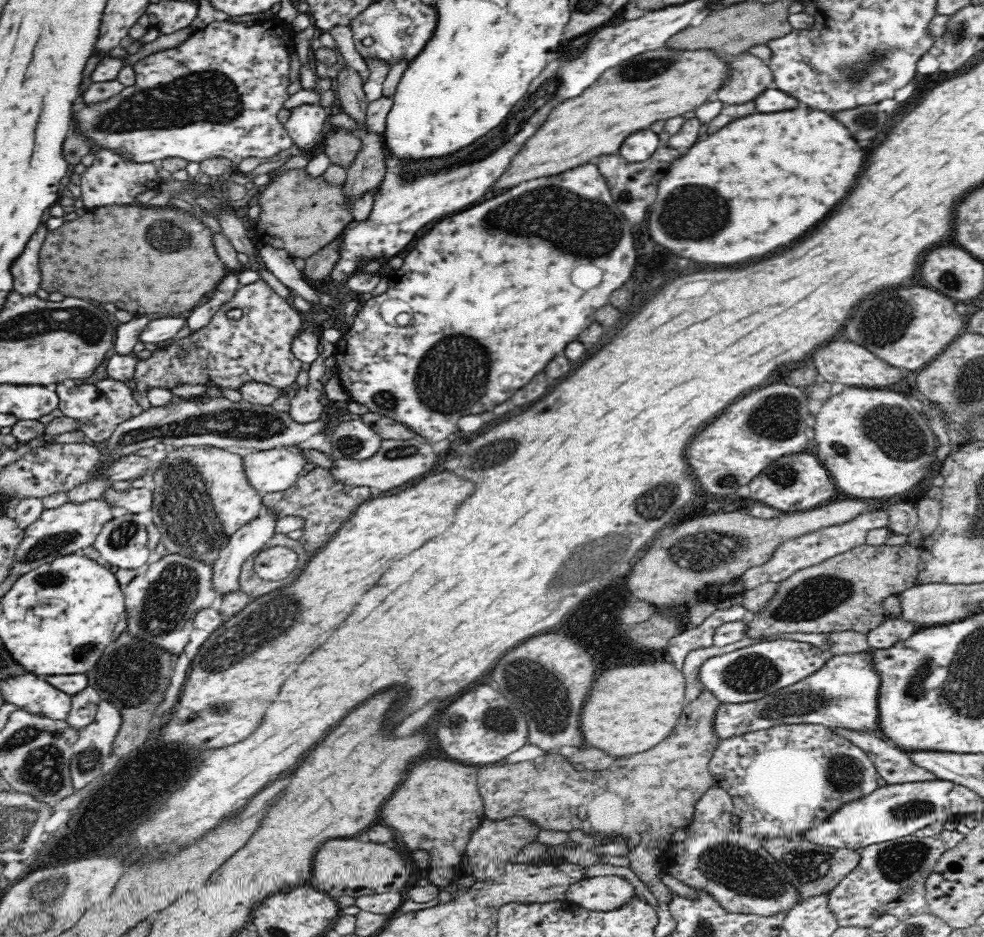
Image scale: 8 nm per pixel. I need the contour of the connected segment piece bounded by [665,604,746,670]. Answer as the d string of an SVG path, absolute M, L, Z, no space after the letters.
M742 605L722 608L722 610L711 609L708 618L702 624L693 628L682 630L667 642L665 650L670 654L670 658L677 669L682 670L684 660L688 652L693 648L706 648L713 644L713 634L715 630L725 622L744 620L746 609Z

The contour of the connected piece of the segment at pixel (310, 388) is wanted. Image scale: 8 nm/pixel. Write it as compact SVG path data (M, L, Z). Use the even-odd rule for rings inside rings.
M322 336L320 342L323 344L324 351L310 364L309 384L306 387L298 387L296 396L290 400L290 419L298 424L315 422L323 413L320 397L325 394L326 385L321 383L321 377L328 367L328 357L334 355L336 345Z

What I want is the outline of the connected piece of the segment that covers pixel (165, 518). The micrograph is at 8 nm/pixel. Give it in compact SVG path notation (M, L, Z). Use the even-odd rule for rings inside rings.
M184 447L174 450L160 462L160 468L154 470L153 479L154 504L148 516L161 533L159 542L164 544L168 553L187 556L204 564L213 564L234 532L258 518L263 508L263 497L249 483L243 458L225 449Z

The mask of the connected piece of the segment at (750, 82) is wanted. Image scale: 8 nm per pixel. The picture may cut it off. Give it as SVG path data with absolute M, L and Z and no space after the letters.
M755 55L731 58L728 67L732 68L732 78L718 90L718 100L726 104L744 104L758 98L764 90L776 88L768 61Z

